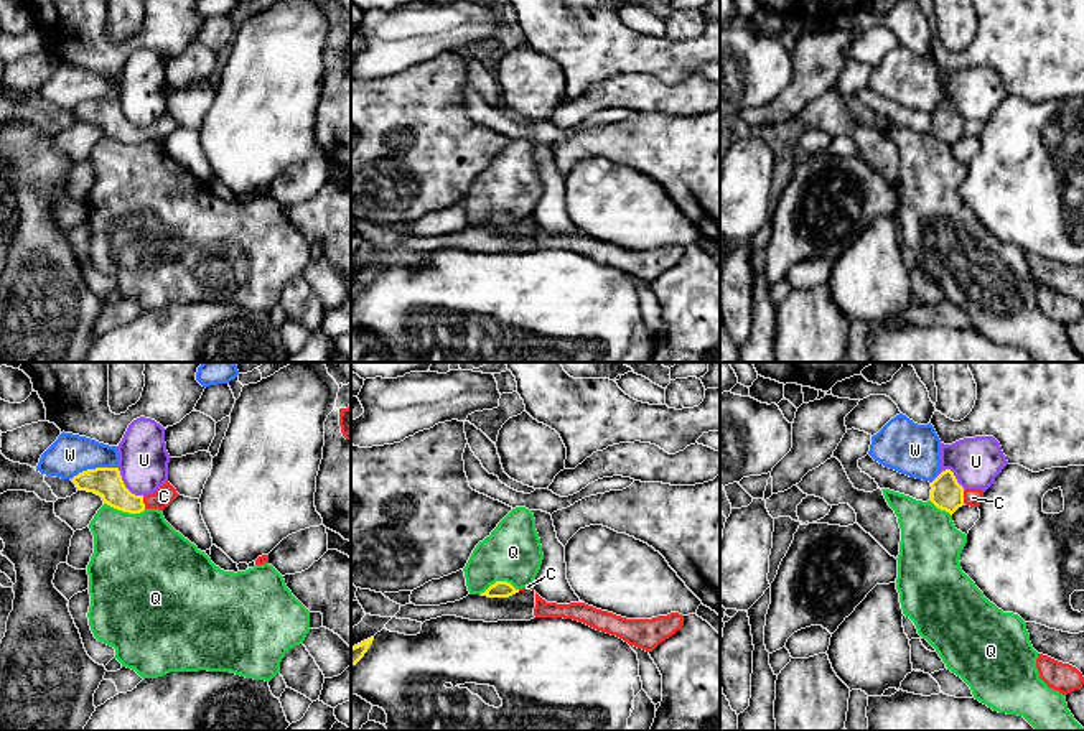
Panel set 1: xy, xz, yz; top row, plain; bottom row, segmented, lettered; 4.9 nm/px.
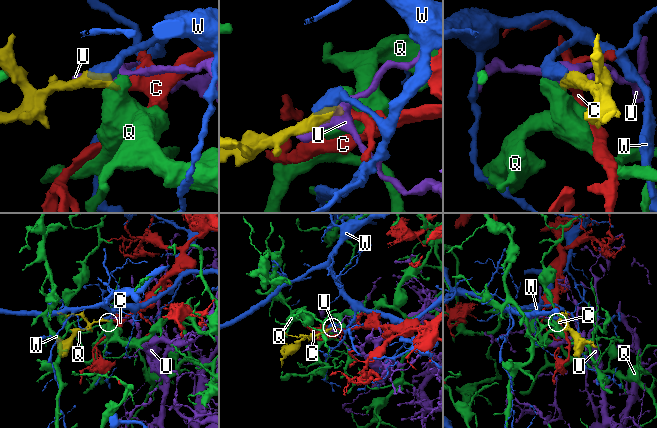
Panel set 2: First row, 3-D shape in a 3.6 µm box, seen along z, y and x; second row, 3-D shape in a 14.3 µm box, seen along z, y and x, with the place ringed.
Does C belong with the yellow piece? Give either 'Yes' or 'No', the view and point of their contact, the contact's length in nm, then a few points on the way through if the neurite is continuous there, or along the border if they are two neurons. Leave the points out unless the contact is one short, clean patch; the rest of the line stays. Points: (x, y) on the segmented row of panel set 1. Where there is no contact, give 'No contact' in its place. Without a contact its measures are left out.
Yes. Touches yellow at yz (962, 496). Shared border 70 nm. Path across: yz (948, 494), (962, 496), (972, 498)

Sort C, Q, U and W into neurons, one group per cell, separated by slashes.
C / Q / U / W

